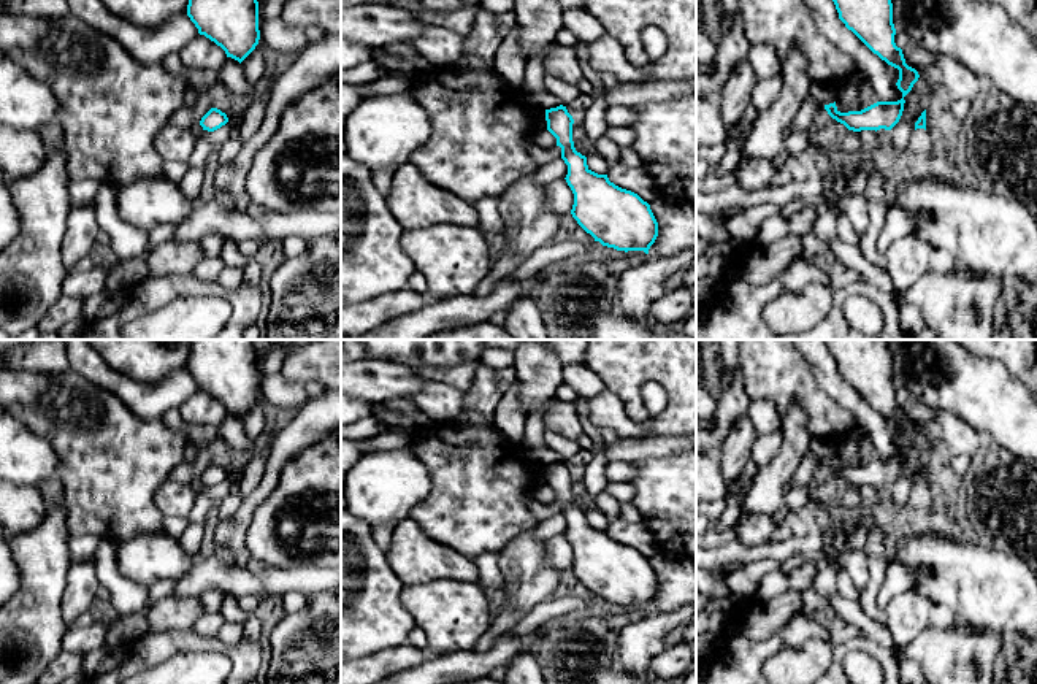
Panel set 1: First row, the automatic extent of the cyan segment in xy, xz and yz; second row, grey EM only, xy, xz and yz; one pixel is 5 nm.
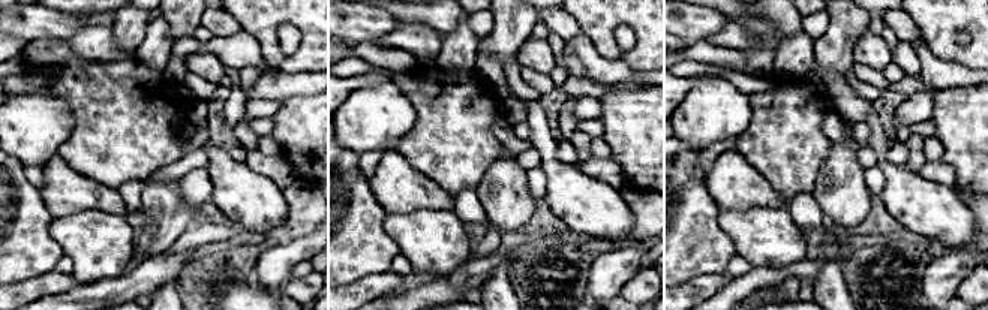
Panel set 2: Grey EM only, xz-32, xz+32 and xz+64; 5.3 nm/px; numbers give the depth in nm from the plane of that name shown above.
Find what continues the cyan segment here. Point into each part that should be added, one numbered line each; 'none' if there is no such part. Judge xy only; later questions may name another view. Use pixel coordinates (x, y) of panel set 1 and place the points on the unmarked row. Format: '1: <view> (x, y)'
none

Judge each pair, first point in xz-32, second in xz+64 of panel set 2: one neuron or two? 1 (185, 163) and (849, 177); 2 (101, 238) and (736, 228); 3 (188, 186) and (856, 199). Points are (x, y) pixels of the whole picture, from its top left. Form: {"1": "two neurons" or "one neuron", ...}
{"1": "two neurons", "2": "one neuron", "3": "two neurons"}

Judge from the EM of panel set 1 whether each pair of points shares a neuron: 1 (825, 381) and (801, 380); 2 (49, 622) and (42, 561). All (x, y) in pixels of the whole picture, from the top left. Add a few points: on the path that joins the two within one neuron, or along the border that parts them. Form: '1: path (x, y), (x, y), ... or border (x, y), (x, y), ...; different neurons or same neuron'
1: border (803, 356), (815, 381), (842, 407); different neurons
2: path (43, 607), (43, 576); same neuron

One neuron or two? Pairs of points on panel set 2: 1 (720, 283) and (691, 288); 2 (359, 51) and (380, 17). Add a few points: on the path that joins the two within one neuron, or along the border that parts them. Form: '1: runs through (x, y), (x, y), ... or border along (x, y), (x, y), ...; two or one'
1: runs through (712, 283), (699, 288); one
2: border along (375, 41), (362, 41), (353, 47); two

